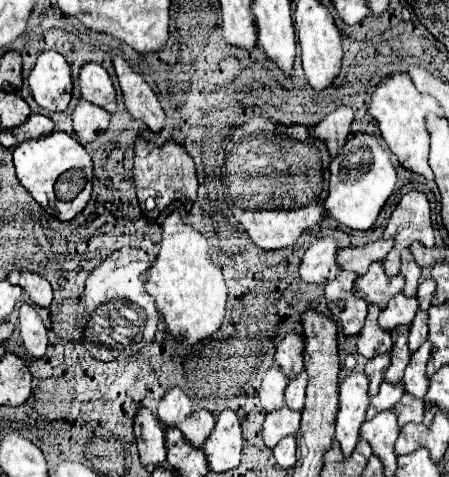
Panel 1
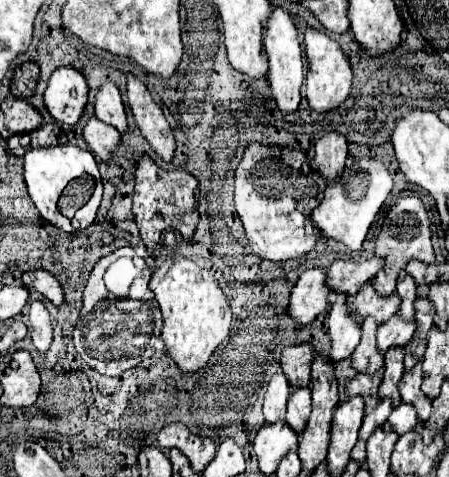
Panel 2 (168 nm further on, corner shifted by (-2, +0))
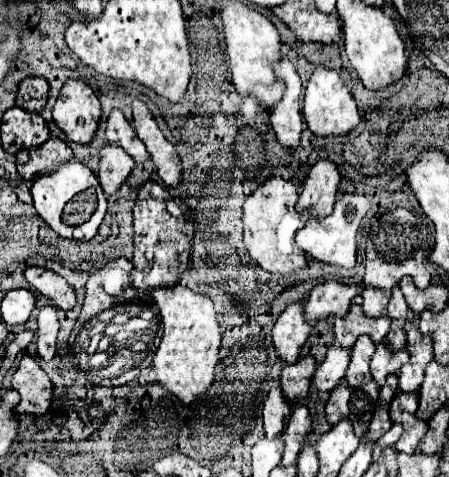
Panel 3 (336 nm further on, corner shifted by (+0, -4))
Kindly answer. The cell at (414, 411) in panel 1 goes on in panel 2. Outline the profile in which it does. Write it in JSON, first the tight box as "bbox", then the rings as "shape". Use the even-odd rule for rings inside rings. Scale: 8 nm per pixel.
{"bbox":[388,404,418,434],"shape":[[[400,404],[398,408],[394,408],[388,418],[388,424],[390,424],[390,430],[394,430],[396,434],[406,434],[414,430],[418,426],[418,416],[416,416],[414,406]]]}

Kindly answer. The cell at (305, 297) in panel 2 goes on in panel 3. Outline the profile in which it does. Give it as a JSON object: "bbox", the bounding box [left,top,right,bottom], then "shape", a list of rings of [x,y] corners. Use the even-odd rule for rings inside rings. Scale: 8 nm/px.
{"bbox":[272,300,312,364],"shape":[[[306,300],[288,304],[272,330],[274,348],[278,348],[278,354],[286,364],[298,360],[300,348],[312,332],[312,324],[304,318],[304,304]]]}

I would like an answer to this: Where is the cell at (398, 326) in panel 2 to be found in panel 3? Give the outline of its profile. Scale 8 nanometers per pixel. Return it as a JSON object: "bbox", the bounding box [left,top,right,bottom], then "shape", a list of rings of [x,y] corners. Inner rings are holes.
{"bbox":[370,342,408,386],"shape":[[[382,342],[376,346],[376,352],[372,356],[370,374],[382,386],[384,378],[392,372],[398,372],[402,368],[402,364],[406,364],[406,362],[408,362],[408,350],[390,350],[388,344]]]}

